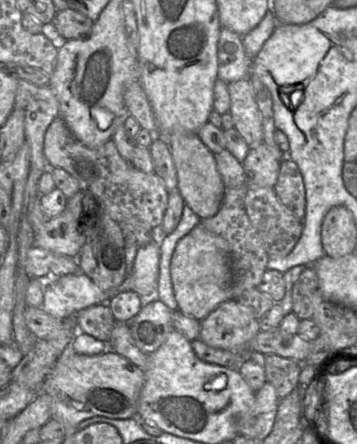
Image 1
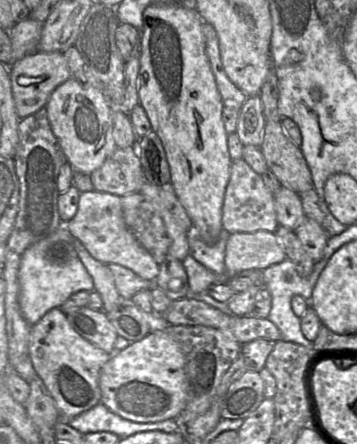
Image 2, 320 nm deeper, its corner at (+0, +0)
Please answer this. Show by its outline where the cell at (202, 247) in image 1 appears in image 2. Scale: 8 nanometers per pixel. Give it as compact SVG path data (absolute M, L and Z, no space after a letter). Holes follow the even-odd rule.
M273 232L233 233L230 234L226 243L225 269L227 273L264 270L285 259L286 255Z

